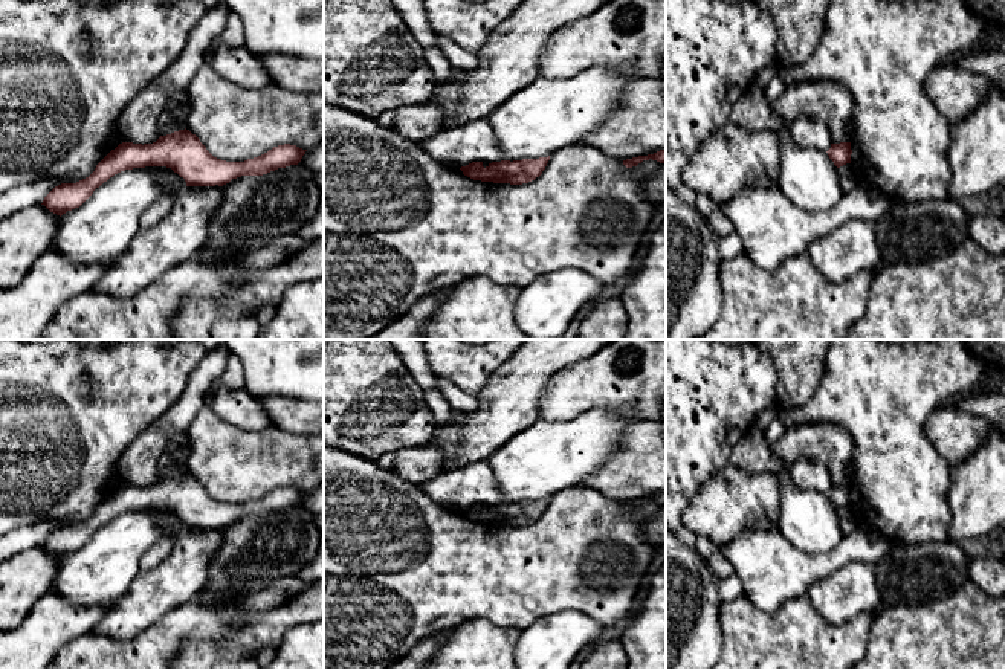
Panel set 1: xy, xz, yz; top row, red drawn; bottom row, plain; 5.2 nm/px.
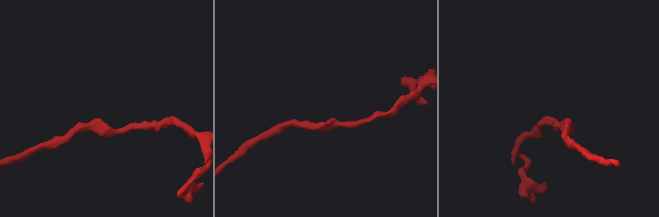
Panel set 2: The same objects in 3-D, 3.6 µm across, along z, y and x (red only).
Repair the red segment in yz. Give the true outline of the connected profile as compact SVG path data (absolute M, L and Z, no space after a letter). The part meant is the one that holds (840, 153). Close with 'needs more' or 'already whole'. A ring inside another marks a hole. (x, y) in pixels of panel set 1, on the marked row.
M851 142L831 144L826 153L837 168L851 163Z; already whole

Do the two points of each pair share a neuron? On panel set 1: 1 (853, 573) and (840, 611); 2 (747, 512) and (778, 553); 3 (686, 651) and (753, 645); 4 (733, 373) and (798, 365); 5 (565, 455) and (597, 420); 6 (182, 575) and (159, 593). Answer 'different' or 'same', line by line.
1: same
2: different
3: different
4: different
5: same
6: same

